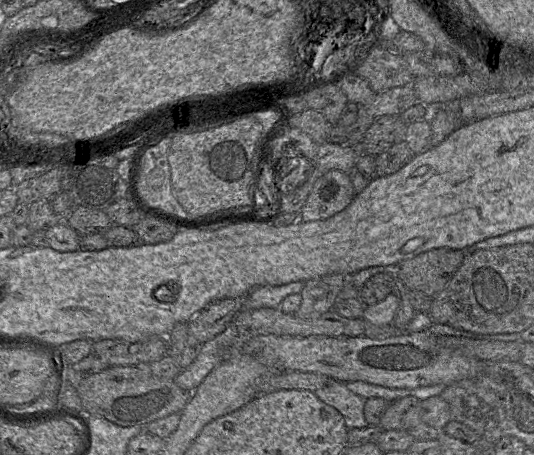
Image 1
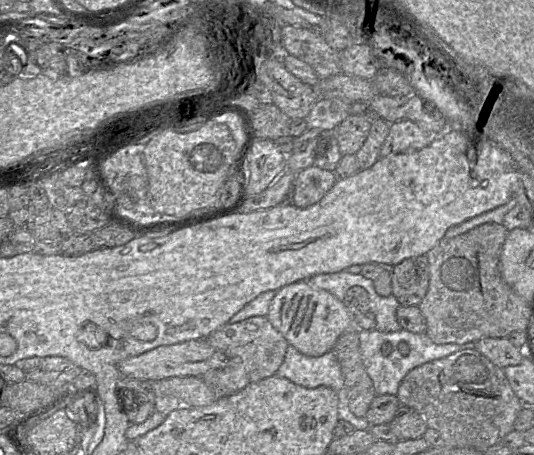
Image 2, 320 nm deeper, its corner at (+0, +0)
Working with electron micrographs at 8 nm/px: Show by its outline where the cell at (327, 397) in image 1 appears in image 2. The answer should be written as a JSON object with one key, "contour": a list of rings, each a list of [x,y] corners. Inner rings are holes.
{"contour":[[[289,344],[285,358],[275,375],[306,388],[319,386],[332,388],[339,398],[339,419],[348,421],[356,430],[367,430],[371,427],[365,417],[357,417],[351,412],[344,376],[332,350],[322,356],[311,357],[302,354]]]}

